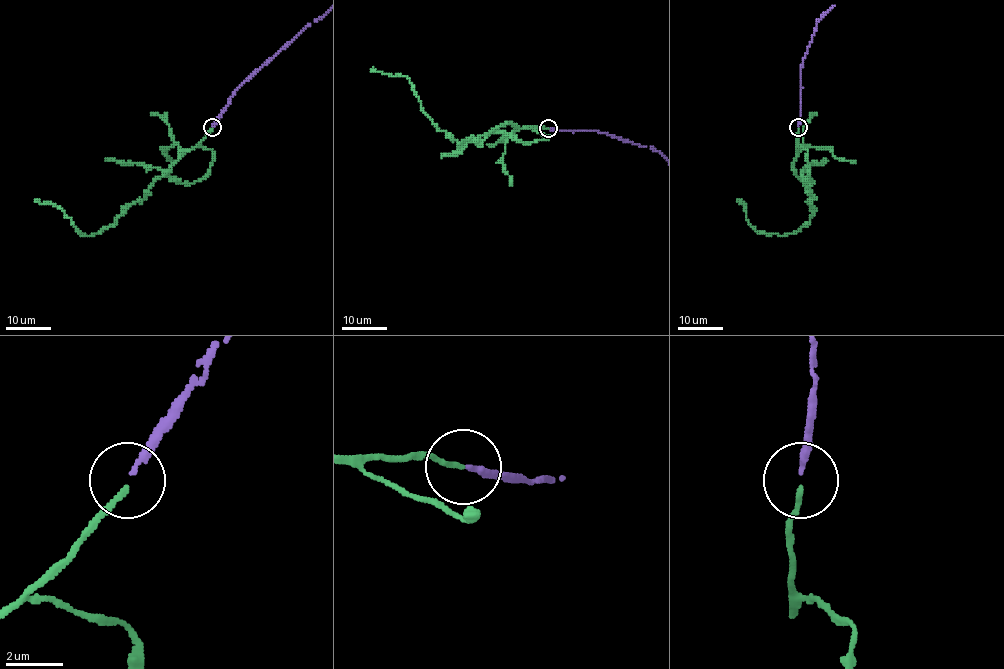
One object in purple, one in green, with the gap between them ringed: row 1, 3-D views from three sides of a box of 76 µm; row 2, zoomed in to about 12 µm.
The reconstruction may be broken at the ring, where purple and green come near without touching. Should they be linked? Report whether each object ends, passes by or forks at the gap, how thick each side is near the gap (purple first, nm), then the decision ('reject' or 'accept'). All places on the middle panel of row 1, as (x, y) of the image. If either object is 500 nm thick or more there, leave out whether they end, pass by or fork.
purple ends there; green ends there; 200 nm thick on the purple side, 170 nm on the other; accept

